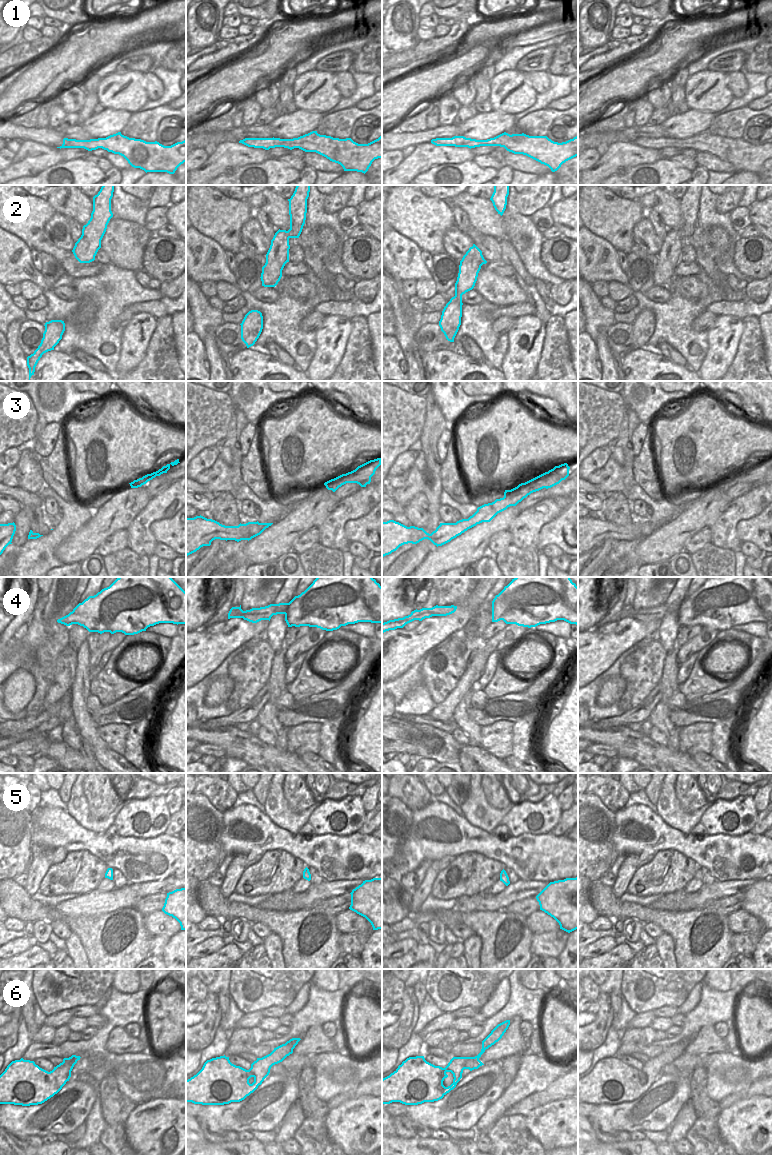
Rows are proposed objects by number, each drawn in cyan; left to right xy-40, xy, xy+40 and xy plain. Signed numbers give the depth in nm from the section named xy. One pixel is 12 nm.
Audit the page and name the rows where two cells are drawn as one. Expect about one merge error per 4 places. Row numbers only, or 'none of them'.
none of them

